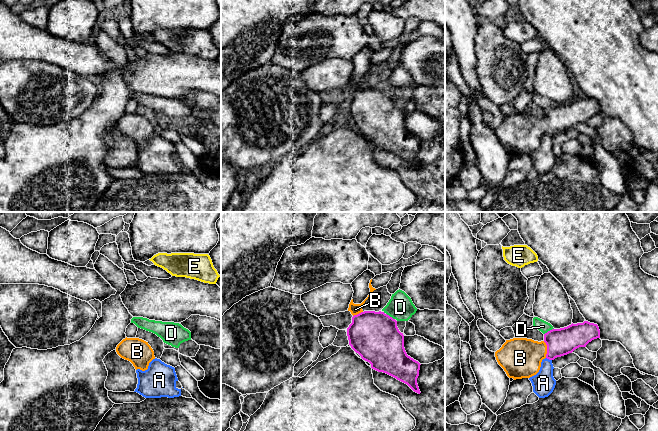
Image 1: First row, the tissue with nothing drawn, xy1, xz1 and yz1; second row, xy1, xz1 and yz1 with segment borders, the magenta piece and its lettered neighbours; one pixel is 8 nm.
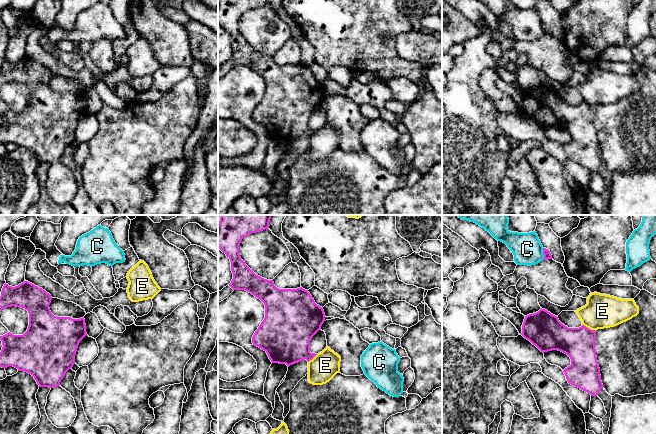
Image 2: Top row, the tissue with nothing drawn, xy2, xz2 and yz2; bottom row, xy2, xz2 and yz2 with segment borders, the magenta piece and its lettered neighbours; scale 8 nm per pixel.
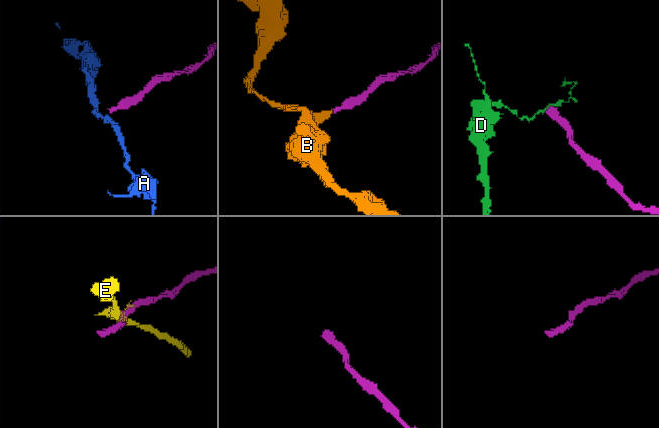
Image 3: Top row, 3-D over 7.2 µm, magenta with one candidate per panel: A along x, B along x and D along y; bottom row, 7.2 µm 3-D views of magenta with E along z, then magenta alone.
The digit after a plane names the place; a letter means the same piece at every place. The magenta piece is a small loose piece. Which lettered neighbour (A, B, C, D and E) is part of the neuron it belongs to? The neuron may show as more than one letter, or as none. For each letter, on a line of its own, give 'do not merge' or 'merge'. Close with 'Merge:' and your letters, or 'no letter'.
A: do not merge
B: merge
C: do not merge
D: do not merge
E: do not merge
Merge: B

